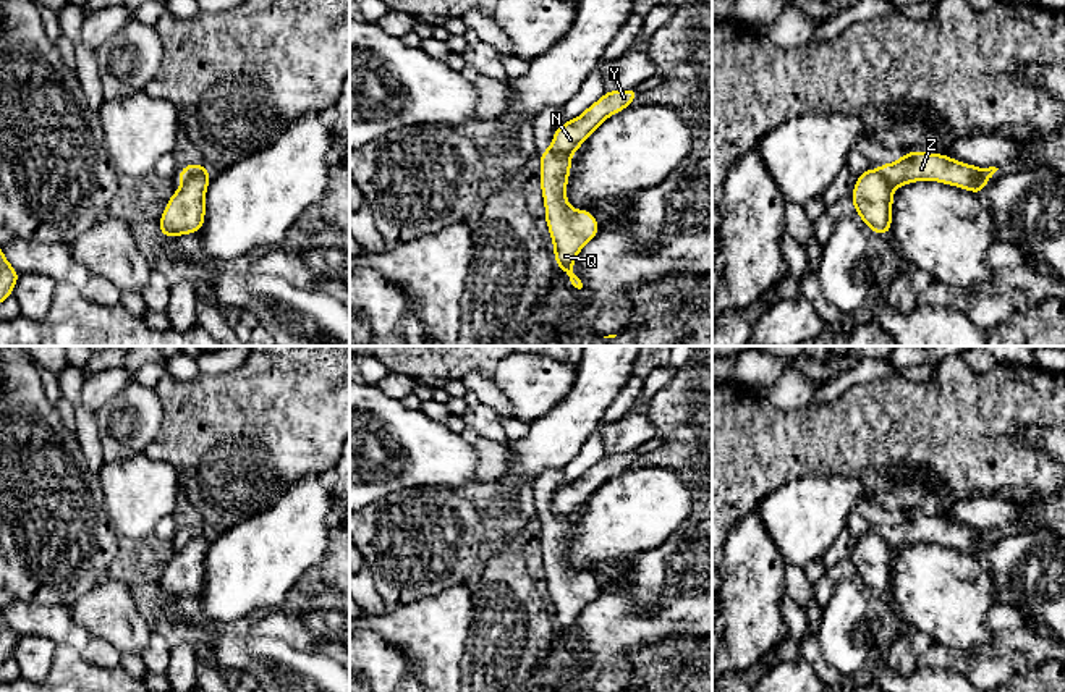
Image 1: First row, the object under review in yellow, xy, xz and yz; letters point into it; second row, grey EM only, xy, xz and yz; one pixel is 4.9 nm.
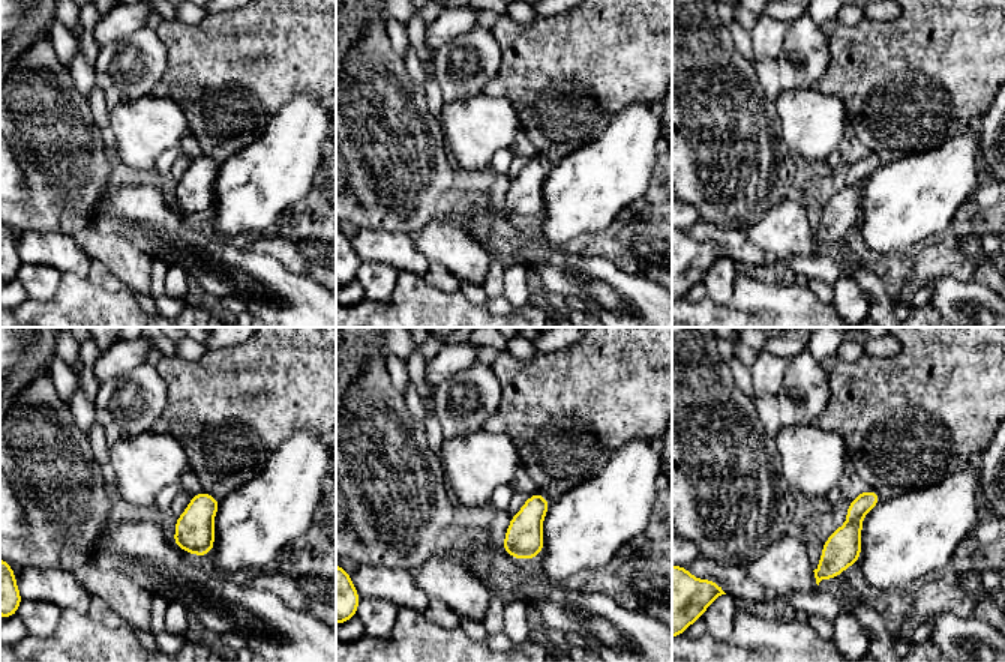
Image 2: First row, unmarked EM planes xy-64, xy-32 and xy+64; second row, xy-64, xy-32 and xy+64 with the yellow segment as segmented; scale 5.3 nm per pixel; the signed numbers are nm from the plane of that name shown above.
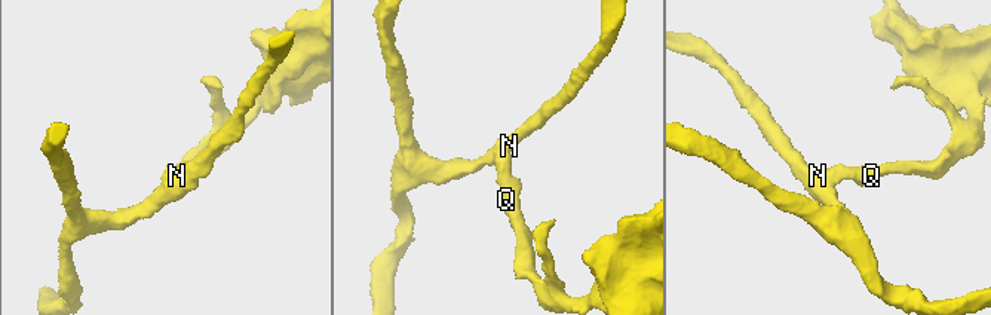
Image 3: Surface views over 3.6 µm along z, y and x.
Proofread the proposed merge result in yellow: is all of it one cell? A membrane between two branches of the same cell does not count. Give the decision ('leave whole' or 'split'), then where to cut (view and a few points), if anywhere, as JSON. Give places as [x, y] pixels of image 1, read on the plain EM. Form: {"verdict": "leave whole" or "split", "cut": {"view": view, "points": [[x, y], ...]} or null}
{"verdict": "split", "cut": {"view": "xy", "points": [[204, 531], [183, 547]]}}

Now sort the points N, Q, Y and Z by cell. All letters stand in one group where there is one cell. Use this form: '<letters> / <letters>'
N Y / Q Z

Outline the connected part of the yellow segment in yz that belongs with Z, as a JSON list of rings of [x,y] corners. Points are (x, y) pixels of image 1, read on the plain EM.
[[[913,513],[900,517],[893,525],[879,525],[877,534],[892,551],[916,543],[936,543],[982,558],[986,545],[997,532],[963,525],[945,516]]]

